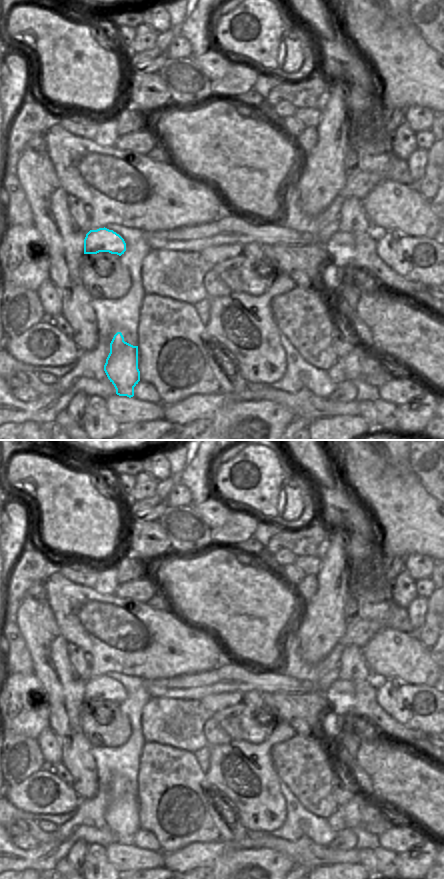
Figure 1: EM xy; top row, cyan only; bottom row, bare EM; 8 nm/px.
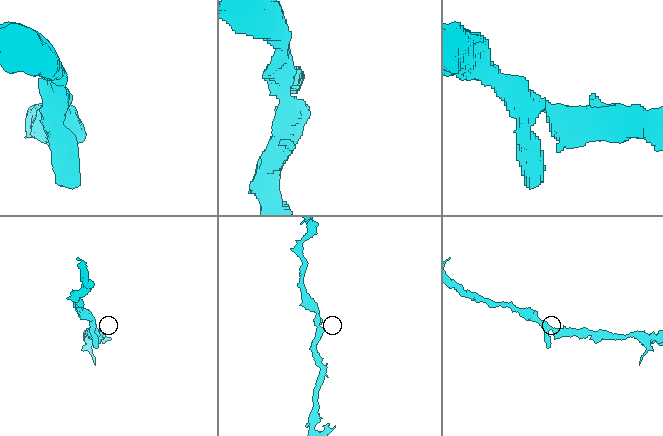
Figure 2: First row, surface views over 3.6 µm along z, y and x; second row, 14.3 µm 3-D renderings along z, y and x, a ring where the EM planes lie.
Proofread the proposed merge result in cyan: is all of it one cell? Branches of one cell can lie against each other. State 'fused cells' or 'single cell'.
single cell

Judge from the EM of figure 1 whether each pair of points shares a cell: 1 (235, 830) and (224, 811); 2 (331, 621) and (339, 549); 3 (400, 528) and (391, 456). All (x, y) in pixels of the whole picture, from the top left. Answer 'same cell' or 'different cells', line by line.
1: same cell
2: same cell
3: different cells

